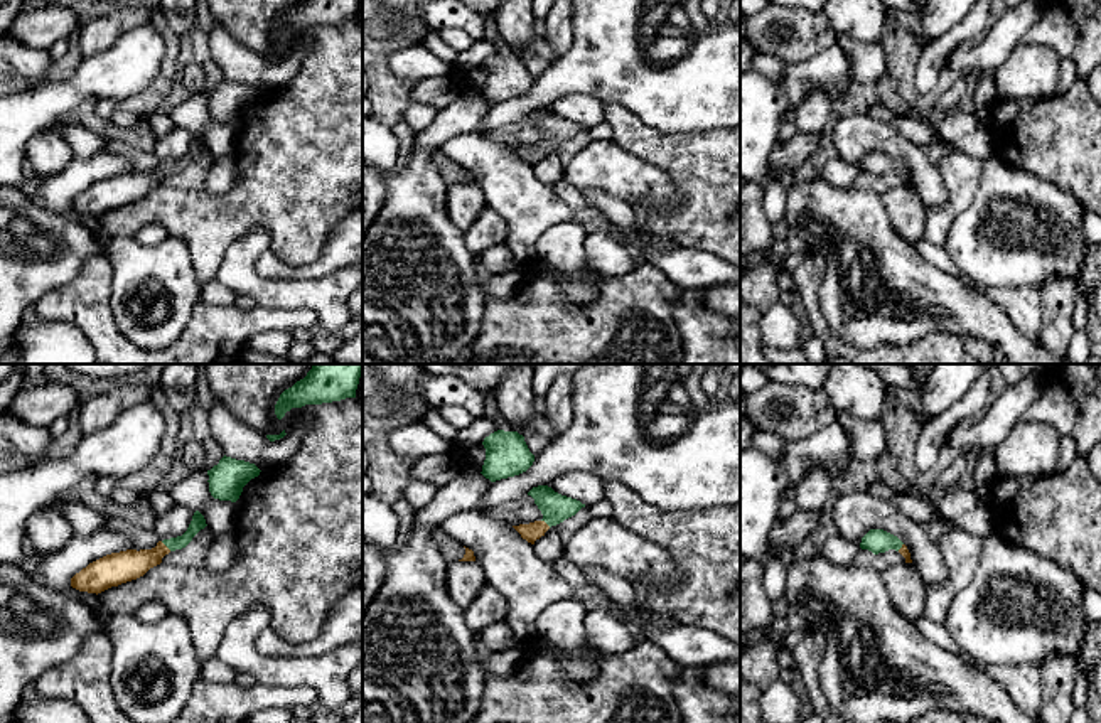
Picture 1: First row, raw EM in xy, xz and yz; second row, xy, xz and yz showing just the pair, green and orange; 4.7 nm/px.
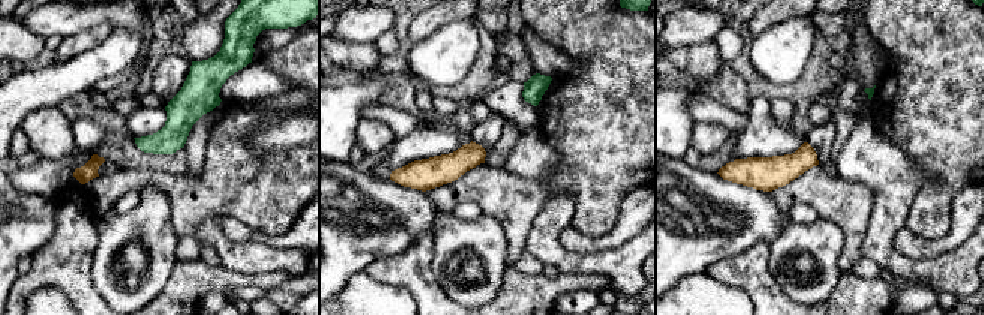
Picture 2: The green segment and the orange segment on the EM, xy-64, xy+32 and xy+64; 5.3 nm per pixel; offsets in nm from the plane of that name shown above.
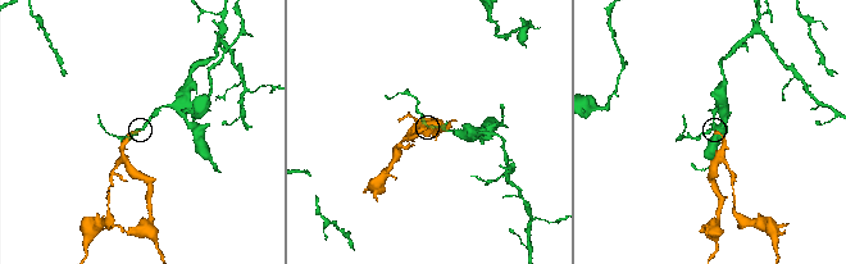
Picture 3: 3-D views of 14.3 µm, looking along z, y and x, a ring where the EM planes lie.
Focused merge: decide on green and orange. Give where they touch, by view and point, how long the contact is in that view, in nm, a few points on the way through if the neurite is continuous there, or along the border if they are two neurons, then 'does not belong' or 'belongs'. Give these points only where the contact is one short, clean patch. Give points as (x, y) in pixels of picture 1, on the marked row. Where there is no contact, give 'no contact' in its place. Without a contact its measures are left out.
contact xy (166, 545); length 70 nm; way xy (198, 523), (181, 541), (166, 545), (154, 556), (128, 565); belongs

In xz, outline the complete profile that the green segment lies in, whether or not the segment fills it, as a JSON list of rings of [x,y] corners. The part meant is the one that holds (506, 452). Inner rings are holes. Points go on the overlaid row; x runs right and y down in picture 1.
[[[497,430],[486,436],[482,445],[486,460],[481,474],[491,482],[519,475],[534,462],[524,436],[518,431]]]

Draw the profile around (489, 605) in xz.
[[[486,585],[474,602],[464,608],[465,622],[470,630],[479,635],[492,624],[504,620],[508,608],[506,598],[497,590]]]

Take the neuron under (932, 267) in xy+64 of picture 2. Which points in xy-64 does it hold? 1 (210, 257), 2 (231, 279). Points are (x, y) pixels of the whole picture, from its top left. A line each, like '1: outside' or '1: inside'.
1: outside
2: outside

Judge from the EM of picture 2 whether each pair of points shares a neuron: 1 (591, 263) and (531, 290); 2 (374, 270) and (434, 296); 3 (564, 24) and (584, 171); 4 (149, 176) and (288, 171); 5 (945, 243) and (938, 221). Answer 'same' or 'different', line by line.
1: different
2: same
3: same
4: same
5: different

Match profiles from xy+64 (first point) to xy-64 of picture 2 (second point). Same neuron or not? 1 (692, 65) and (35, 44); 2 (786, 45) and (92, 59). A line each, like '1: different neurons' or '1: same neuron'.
1: same neuron
2: same neuron

